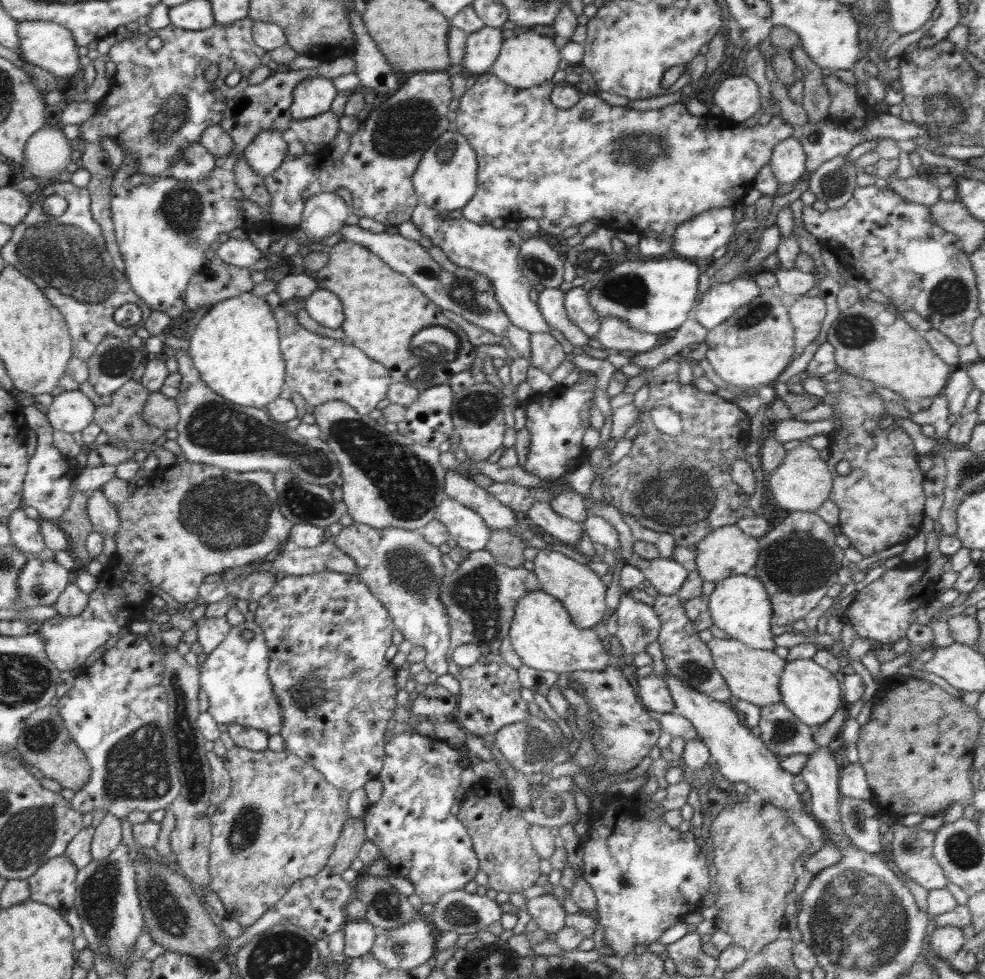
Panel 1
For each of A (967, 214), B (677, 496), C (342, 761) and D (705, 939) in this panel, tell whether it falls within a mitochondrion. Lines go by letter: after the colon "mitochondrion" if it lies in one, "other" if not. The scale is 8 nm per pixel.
A: other
B: mitochondrion
C: mitochondrion
D: other

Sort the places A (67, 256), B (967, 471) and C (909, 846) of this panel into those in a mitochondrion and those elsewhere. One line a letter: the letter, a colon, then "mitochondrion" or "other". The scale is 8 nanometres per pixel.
A: mitochondrion
B: mitochondrion
C: mitochondrion

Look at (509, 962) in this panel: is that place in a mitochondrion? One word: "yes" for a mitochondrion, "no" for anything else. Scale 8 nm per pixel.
no

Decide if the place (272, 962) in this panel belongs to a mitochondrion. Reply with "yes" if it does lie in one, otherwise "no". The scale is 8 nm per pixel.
yes

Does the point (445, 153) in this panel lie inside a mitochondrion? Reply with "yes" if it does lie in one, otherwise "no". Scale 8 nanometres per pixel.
yes

